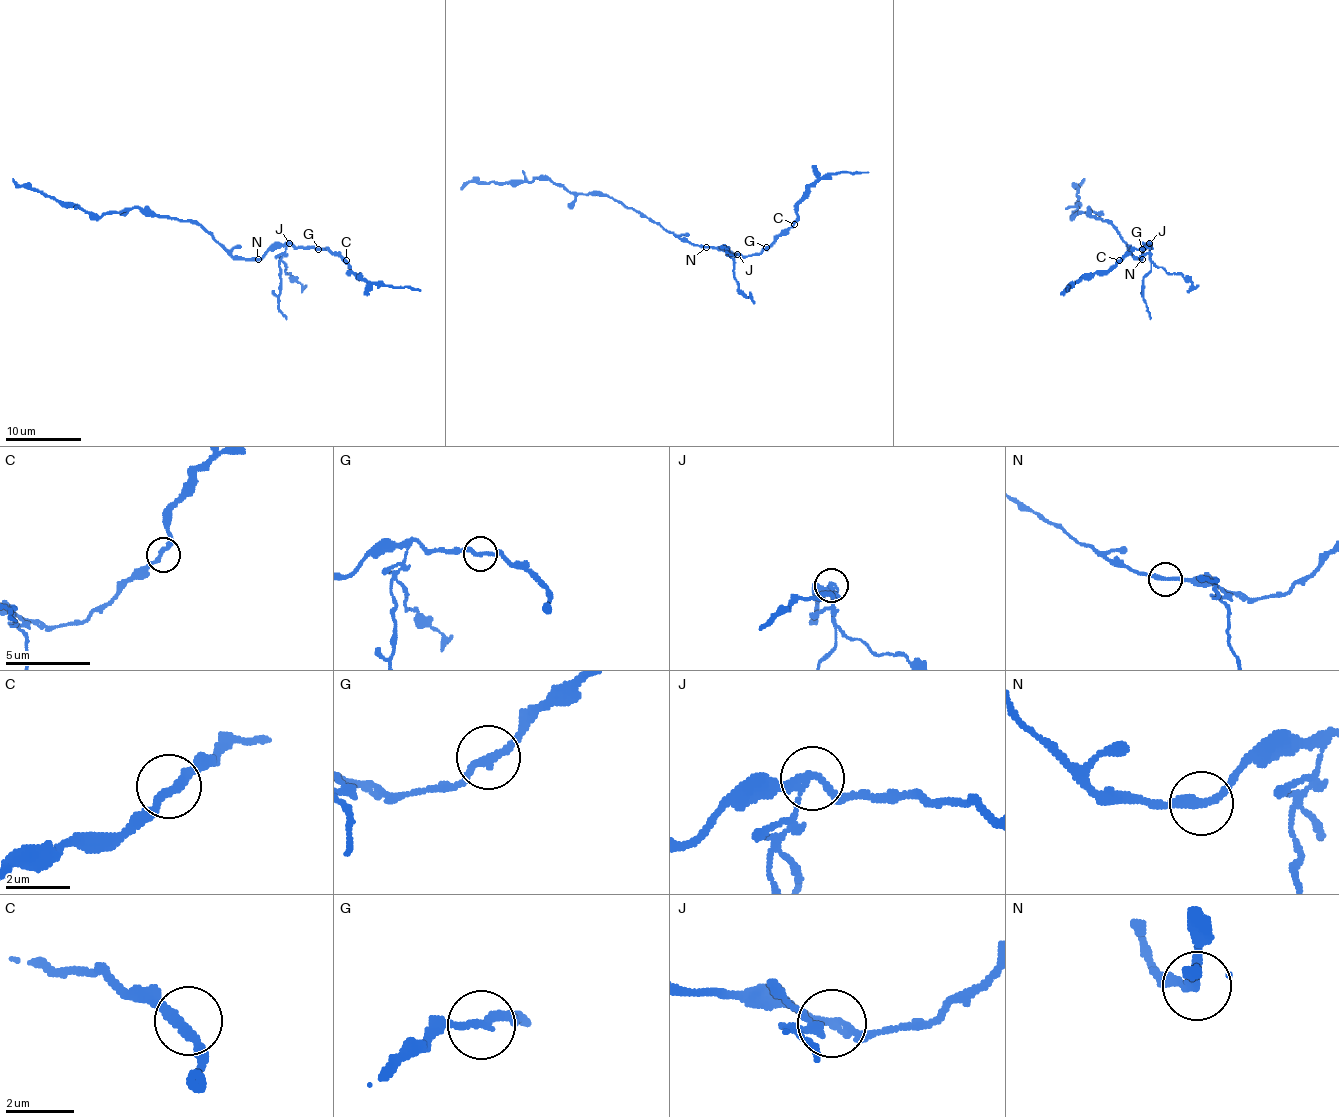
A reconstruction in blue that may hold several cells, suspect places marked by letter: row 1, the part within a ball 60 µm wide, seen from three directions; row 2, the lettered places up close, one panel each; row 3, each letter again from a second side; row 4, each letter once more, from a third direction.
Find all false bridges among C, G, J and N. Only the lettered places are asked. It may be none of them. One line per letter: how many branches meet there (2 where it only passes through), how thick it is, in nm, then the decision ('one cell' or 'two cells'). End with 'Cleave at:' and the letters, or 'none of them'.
C: 2 | 260 nm | one cell
G: 2 | 220 nm | one cell
J: 3 | 180 nm | two cells
N: 2 | 260 nm | two cells
Cleave at: J, N

